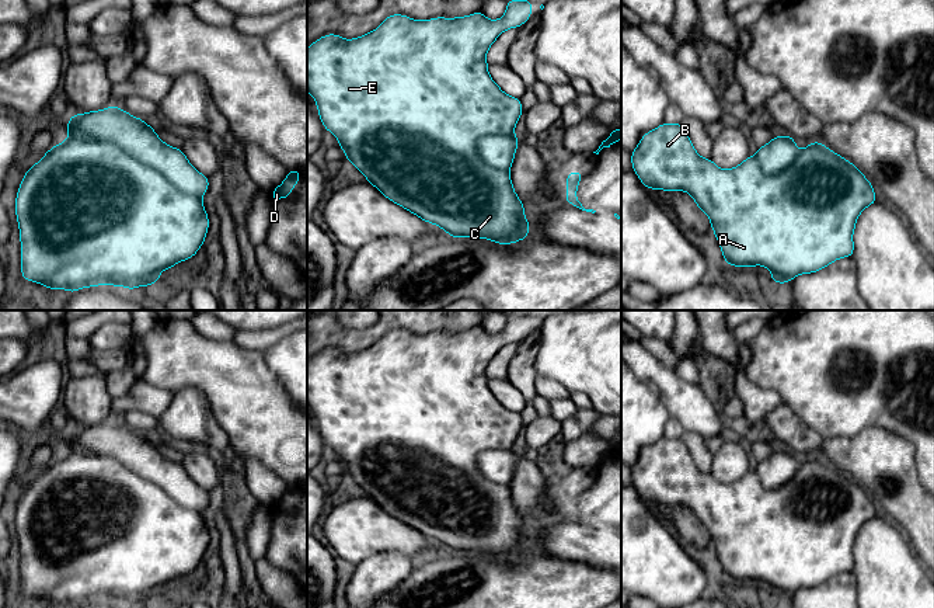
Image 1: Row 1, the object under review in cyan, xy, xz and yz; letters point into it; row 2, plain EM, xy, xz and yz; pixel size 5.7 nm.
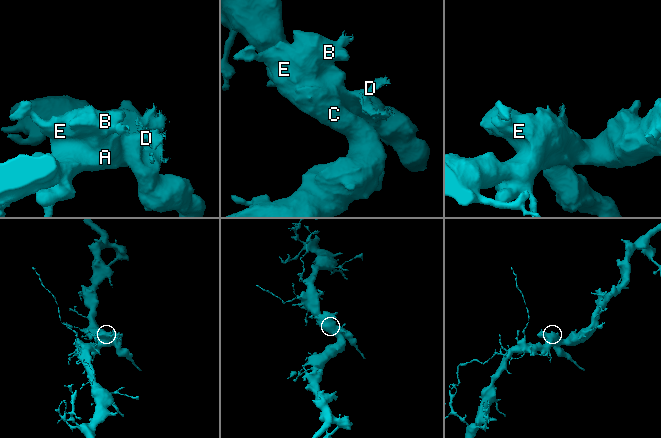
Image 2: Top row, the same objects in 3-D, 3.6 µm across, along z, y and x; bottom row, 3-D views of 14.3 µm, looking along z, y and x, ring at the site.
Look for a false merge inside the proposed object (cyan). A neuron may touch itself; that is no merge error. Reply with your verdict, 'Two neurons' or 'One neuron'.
Two neurons

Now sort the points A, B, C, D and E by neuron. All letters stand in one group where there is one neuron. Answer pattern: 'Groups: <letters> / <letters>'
Groups: A B C E / D

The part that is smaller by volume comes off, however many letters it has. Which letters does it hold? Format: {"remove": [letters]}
{"remove": ["D"]}

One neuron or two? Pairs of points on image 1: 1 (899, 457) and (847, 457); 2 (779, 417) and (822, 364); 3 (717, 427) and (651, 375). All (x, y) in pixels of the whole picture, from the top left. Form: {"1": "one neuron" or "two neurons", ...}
{"1": "one neuron", "2": "two neurons", "3": "one neuron"}

